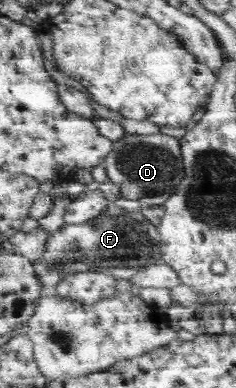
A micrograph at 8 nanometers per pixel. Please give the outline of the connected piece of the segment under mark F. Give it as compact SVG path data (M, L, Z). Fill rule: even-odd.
M109 202L106 209L95 218L81 224L64 224L57 232L52 232L45 241L43 254L40 254L39 258L32 261L32 265L40 284L40 293L44 297L55 295L57 284L69 274L97 270L115 278L119 268L121 270L129 270L129 267L144 268L147 265L156 263L160 255L158 227L151 224L141 210L128 212L115 205L114 202Z

